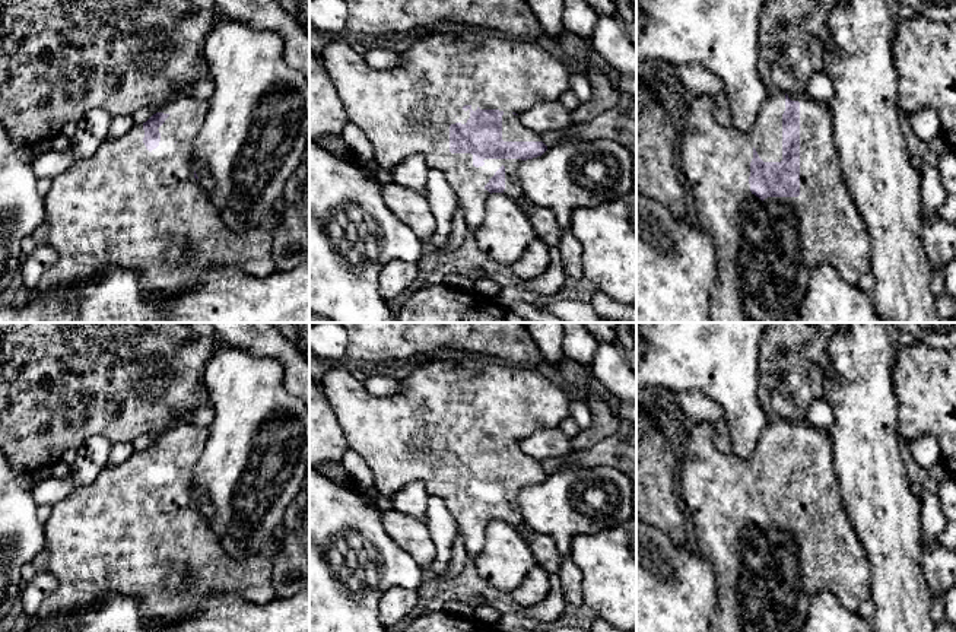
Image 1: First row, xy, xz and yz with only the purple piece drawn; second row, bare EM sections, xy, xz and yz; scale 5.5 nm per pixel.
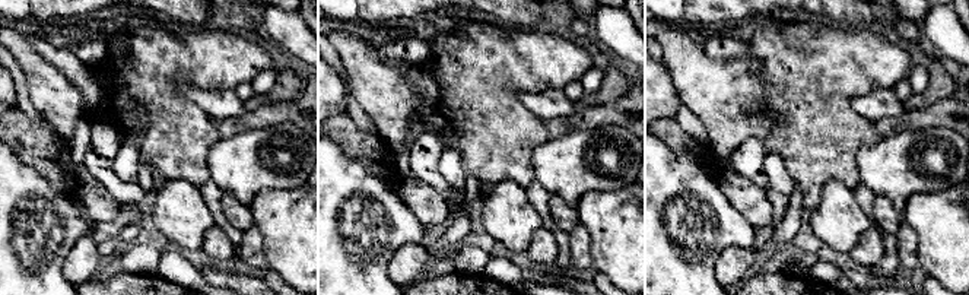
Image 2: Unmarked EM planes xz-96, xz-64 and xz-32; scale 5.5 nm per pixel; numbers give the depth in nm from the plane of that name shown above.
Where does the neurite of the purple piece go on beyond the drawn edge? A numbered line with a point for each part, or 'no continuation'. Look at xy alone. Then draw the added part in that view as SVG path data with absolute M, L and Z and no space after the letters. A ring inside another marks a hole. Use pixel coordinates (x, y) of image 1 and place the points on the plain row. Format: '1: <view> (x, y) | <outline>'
1: xy (126, 533) | M181 419L165 428L159 439L169 444L158 455L161 469L149 479L143 470L143 451L134 451L128 460L117 466L105 466L98 477L74 488L67 496L53 505L44 533L50 550L47 571L57 578L55 591L41 604L36 620L54 620L66 614L80 614L95 609L108 593L120 593L137 600L147 626L174 626L196 616L200 604L213 596L236 594L254 604L266 604L276 598L271 584L276 536L273 536L257 558L248 558L241 566L222 547L201 508L194 505L196 489L193 473L209 438L209 428Z

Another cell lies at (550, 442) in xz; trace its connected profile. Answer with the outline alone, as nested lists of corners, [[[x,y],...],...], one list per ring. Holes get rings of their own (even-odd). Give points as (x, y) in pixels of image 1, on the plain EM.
[[[559,426],[536,431],[533,435],[518,441],[521,451],[537,460],[560,458],[574,451],[569,439]]]

